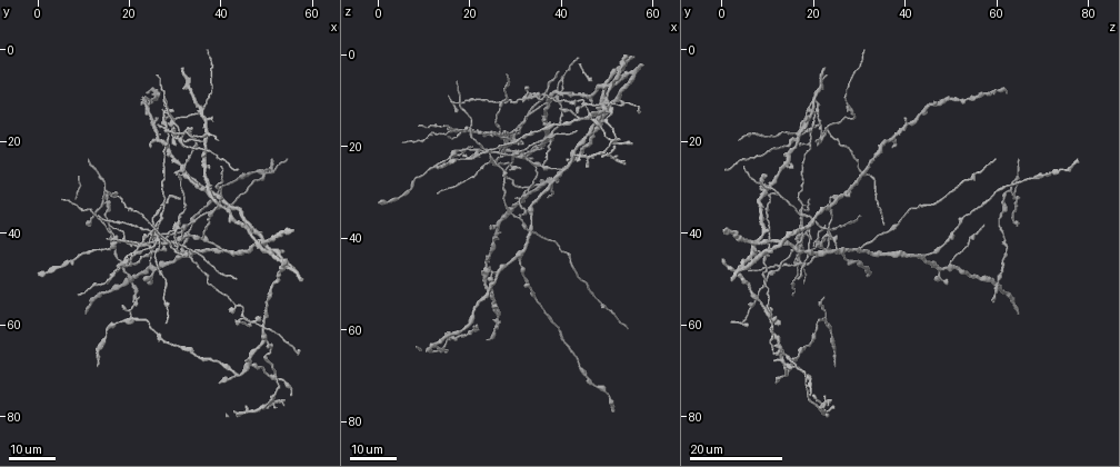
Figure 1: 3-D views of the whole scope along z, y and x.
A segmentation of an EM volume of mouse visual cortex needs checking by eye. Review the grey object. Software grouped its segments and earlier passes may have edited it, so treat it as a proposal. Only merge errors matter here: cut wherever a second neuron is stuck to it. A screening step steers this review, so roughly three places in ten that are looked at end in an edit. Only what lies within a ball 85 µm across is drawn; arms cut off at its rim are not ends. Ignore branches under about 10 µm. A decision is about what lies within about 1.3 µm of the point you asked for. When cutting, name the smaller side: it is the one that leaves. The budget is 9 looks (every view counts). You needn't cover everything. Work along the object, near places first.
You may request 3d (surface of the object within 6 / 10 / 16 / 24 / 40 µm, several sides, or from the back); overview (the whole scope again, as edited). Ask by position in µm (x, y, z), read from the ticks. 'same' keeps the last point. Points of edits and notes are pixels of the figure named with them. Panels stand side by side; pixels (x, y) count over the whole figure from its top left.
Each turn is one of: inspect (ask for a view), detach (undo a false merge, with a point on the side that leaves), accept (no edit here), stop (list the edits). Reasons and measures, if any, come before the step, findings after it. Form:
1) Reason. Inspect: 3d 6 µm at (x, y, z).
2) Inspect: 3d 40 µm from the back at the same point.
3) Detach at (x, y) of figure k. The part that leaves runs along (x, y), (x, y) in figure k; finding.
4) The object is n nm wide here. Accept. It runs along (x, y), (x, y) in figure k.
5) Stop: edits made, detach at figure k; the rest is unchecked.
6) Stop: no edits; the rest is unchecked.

Side arm on a straight run. Inspect: 3d 16 µm at (31.5, 26.5, 32.0).

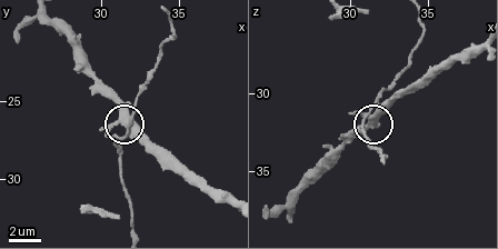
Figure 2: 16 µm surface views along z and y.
Zoom in. Inspect: 3d 10 µm at (31.4, 26.0, 31.6).

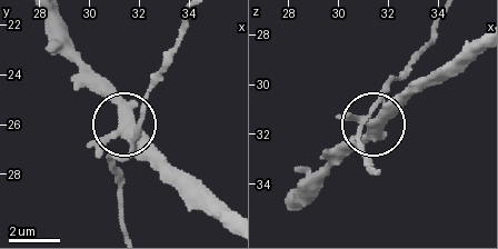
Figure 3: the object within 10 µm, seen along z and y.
Accept. Continuous, no second neuron.

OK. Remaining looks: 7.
A fork. Inspect: 3d 16 µm at (30.0, 42.0, 22.0).

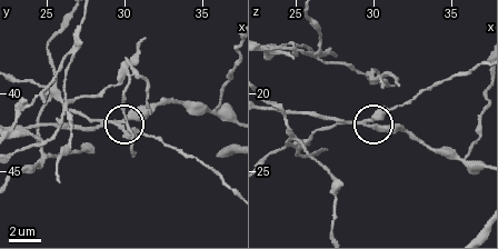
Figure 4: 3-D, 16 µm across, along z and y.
Inspect: 3d 6 µm at (29.8, 42.4, 21.8).

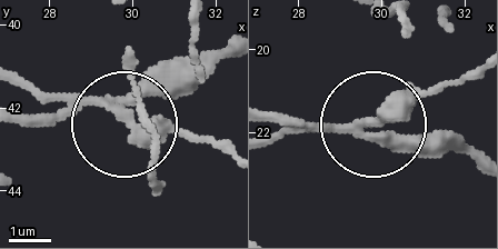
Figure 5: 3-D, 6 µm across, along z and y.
The side arm is 18 µm long. Accept. One neuron here.

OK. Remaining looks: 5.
A fork. Inspect: 3d 16 µm at (36.5, 41.5, 24.0).

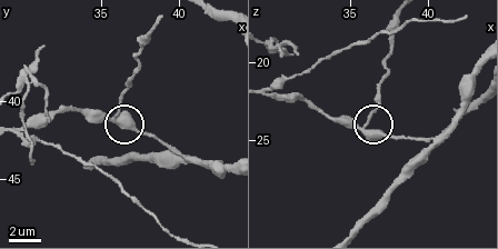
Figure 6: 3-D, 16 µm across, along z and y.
Inspect: 3d 10 µm at (36.0, 41.2, 24.0).

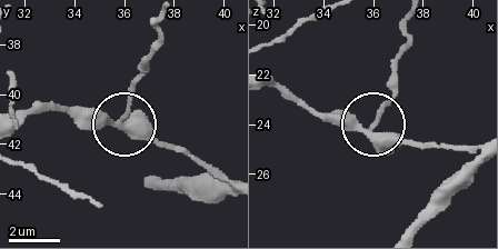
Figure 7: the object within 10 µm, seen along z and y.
Zoom in. Inspect: 3d 6 µm at (35.9, 41.1, 24.0).

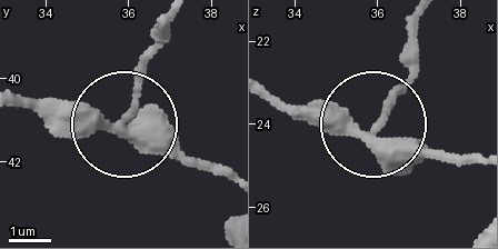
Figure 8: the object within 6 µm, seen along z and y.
The object is 300 nm wide here. Detach at (146, 68) of figure 8. The part that leaves runs along (125, 115), (136, 76), (163, 43), (163, 22) in figure 8; two neurons meet here.

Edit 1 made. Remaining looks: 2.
Stop: edits made, detach at figure 8; the rest is unchecked.

